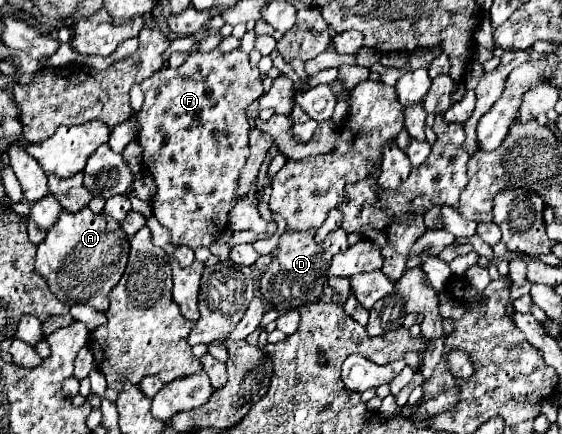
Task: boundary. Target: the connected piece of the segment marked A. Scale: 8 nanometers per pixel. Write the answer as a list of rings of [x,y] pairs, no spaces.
[[[89,207],[77,213],[61,211],[55,225],[47,229],[45,241],[37,247],[35,269],[47,281],[49,291],[67,305],[91,305],[97,311],[109,307],[107,295],[119,283],[129,257],[129,241],[117,221],[95,215]]]

